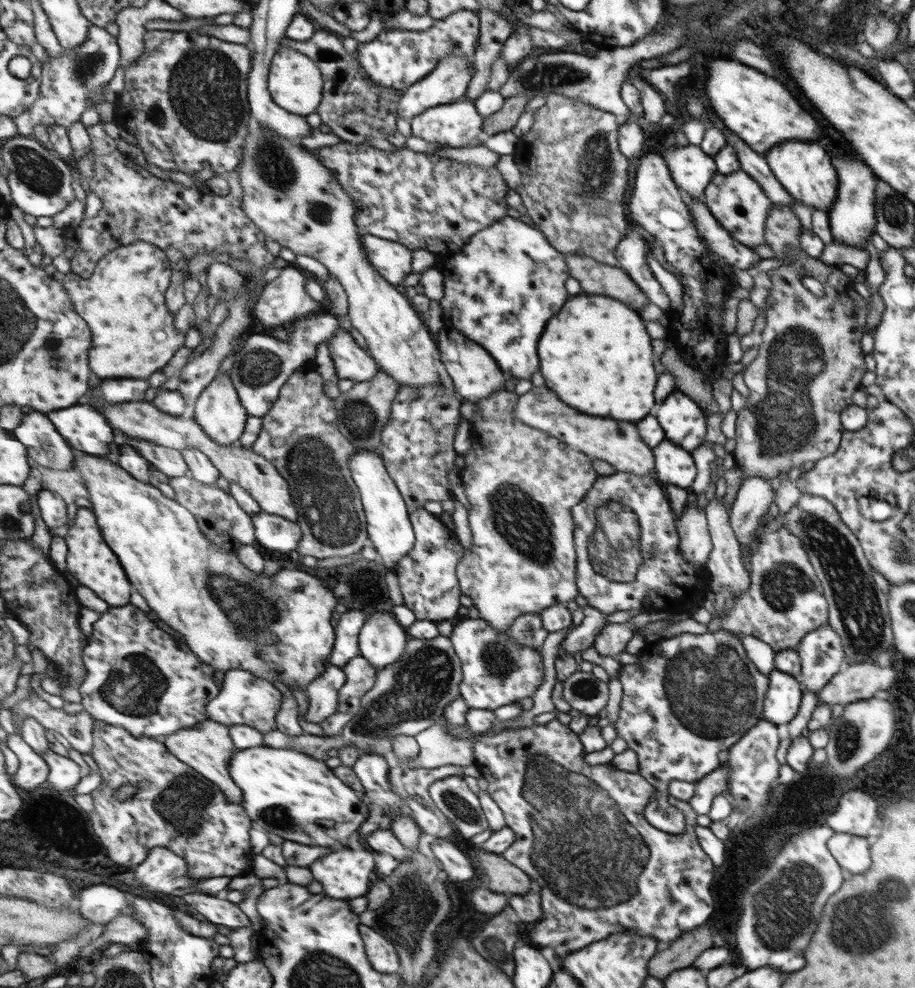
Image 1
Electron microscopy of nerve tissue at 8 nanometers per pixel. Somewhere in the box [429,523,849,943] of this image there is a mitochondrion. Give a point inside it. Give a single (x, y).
(583, 842)

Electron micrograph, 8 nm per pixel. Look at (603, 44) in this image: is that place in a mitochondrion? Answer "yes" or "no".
no

